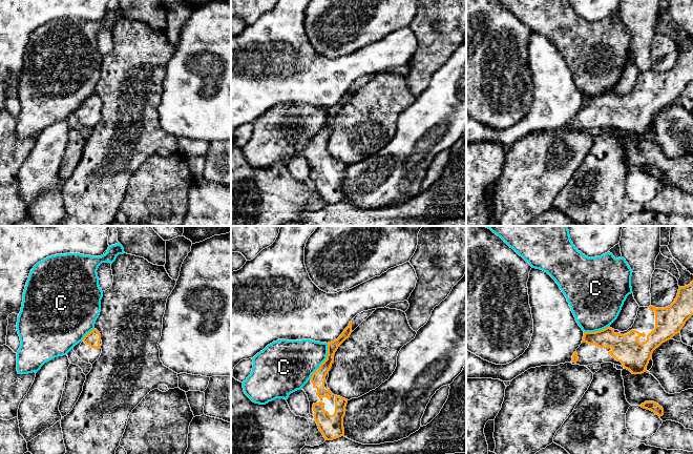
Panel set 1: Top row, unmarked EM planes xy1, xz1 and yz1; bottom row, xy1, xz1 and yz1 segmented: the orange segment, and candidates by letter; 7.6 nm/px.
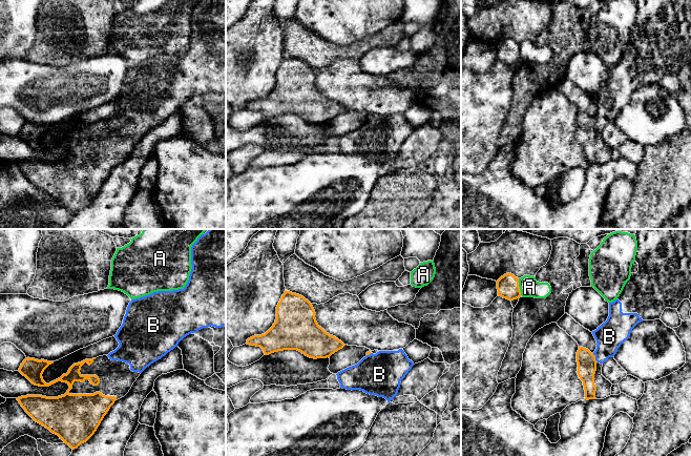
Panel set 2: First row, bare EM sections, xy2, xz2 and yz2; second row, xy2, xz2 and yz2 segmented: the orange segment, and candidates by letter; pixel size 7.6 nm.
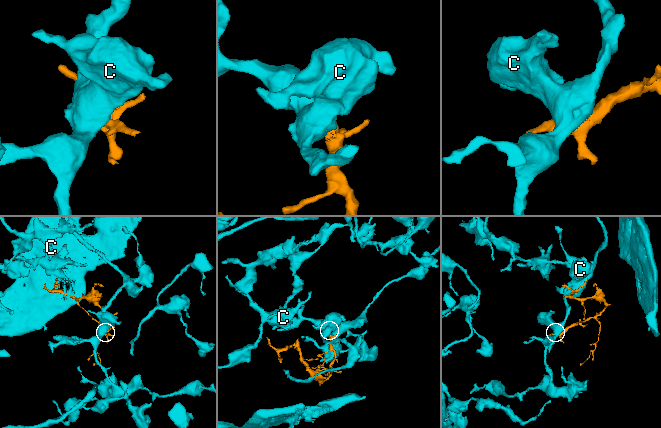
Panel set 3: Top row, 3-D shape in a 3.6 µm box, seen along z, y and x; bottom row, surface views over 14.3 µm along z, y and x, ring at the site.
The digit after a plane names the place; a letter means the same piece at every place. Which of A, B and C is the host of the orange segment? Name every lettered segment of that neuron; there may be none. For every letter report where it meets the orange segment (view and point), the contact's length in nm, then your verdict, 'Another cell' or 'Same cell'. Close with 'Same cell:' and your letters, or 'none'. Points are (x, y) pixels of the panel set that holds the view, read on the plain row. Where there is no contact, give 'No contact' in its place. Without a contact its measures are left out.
A: Touches orange at yz2 (519, 52). Shared border 130 nm. Another cell
B: Touches orange at yz2 (594, 122). Shared border 70 nm. Same cell
C: Touches orange at yz1 (596, 96). Shared border 200 nm. Another cell
Same cell: B

